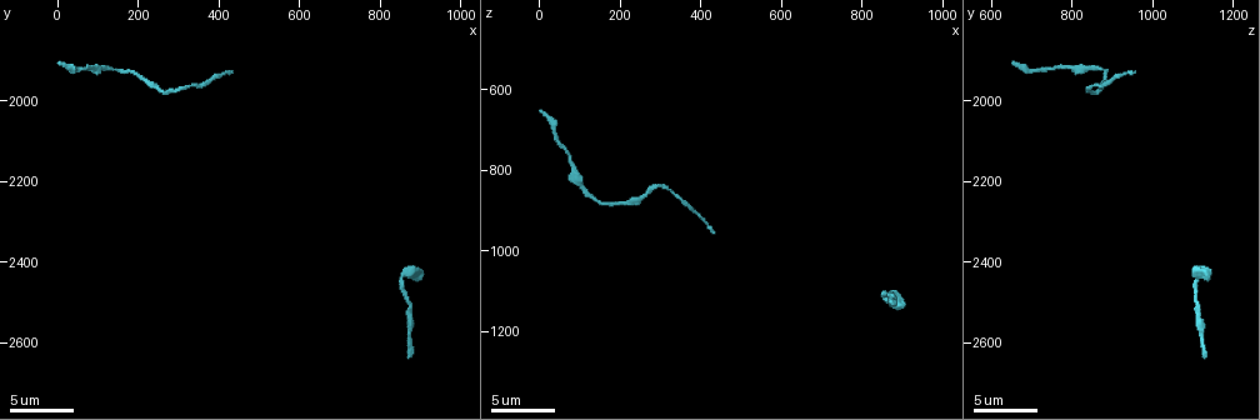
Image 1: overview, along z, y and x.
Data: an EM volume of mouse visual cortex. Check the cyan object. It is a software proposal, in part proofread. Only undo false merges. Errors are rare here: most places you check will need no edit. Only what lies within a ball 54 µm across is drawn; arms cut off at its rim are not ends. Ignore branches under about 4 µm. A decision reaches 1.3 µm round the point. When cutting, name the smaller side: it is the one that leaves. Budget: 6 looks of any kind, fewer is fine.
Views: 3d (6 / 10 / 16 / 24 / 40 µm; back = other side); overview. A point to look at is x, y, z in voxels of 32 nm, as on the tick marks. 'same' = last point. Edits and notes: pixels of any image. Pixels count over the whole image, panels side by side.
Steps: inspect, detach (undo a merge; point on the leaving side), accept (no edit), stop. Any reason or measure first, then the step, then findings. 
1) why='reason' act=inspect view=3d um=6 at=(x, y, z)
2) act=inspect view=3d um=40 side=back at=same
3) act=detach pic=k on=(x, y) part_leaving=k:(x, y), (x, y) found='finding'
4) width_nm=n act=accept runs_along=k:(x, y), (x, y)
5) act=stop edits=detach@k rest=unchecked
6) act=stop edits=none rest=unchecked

why='thick turns thin' act=inspect view=3d um=16 at=(90, 1920, 795)

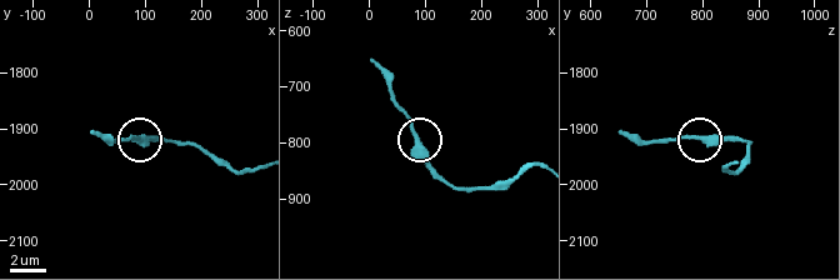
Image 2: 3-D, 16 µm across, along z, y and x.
why='closer look' act=inspect view=3d um=6 at=(85, 1920, 795)

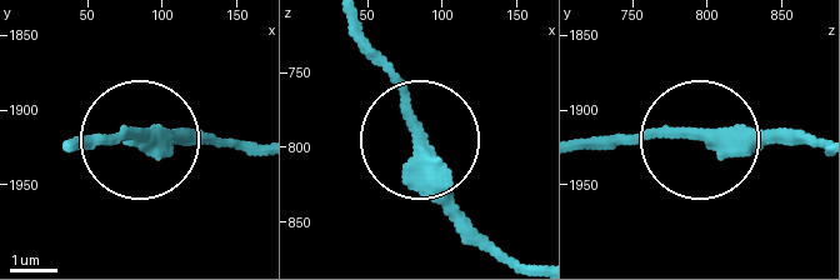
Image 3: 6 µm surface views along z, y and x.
width_nm=340 act=accept runs_along=3:(251, 145), (76, 134) found='continuous, no second neuron'

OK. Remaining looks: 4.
why='sudden change in width' act=inspect view=3d um=10 at=(295, 1970, 835)

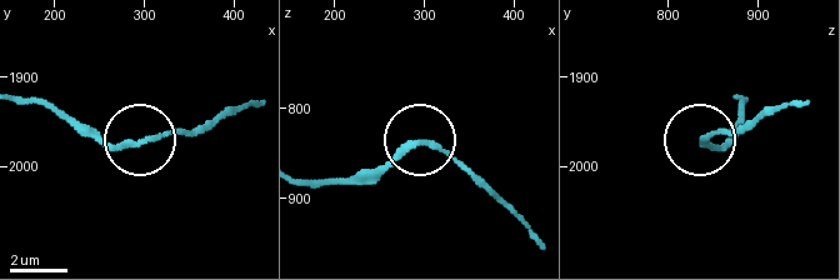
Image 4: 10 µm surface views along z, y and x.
act=accept found='all the same neuron'

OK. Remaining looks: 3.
why='thick turns thin' act=inspect view=3d um=6 at=(855, 2455, 1110)

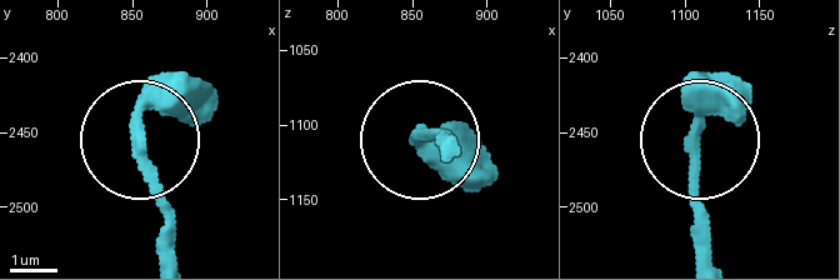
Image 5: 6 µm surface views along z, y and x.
act=accept found='all the same neuron'

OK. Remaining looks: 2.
act=stop edits=none rest=unchecked

